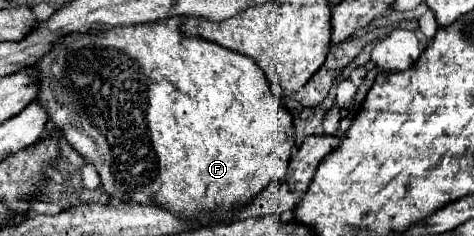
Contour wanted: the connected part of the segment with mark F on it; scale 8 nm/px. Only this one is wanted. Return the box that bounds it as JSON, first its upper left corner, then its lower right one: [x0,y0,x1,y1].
[28,16,294,220]

